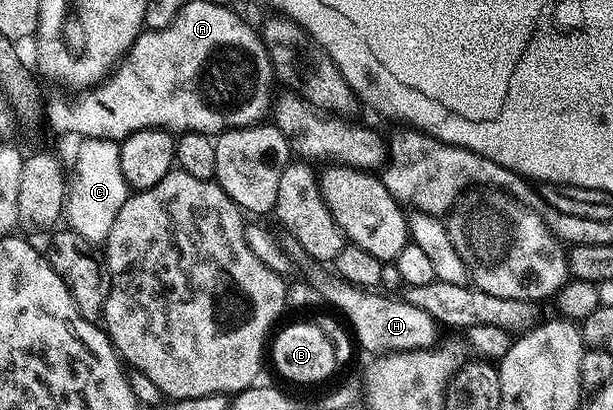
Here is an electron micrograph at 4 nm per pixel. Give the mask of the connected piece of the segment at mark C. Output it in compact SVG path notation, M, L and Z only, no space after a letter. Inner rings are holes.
M83 139L81 141L82 144L78 148L78 153L74 156L74 172L72 168L72 175L68 180L68 191L66 193L66 204L64 207L64 220L67 224L69 231L75 232L76 234L80 234L84 237L85 240L89 240L91 242L102 242L105 241L106 235L108 234L108 230L112 230L112 222L116 222L116 214L120 210L120 206L124 206L124 202L126 201L126 197L128 195L128 185L126 183L126 179L124 178L124 174L120 168L120 147L113 140L88 140Z

